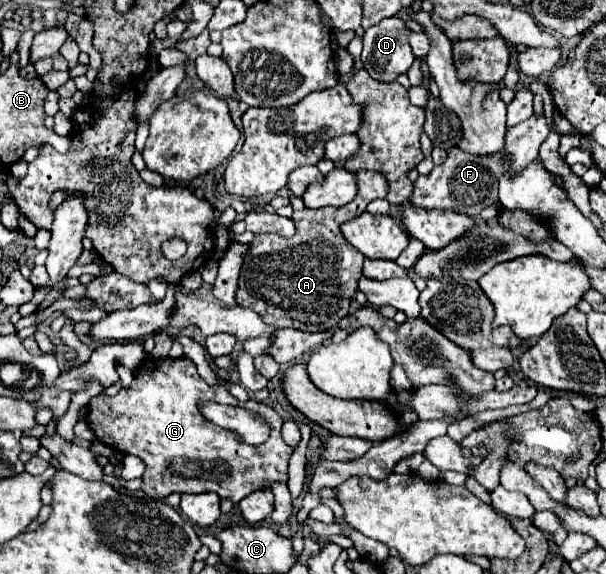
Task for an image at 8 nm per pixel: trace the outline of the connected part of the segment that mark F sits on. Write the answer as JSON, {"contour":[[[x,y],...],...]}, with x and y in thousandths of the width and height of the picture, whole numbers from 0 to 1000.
{"contour":[[[876,202],[873,209],[837,223],[833,233],[833,258],[830,265],[817,268],[774,268],[761,258],[741,258],[738,279],[728,289],[718,289],[708,303],[691,307],[682,328],[675,352],[685,362],[724,362],[724,366],[751,366],[767,376],[787,380],[800,359],[814,359],[823,352],[820,321],[823,314],[840,303],[843,310],[863,300],[880,279],[886,279],[889,254],[906,237],[906,223],[896,202]]]}

